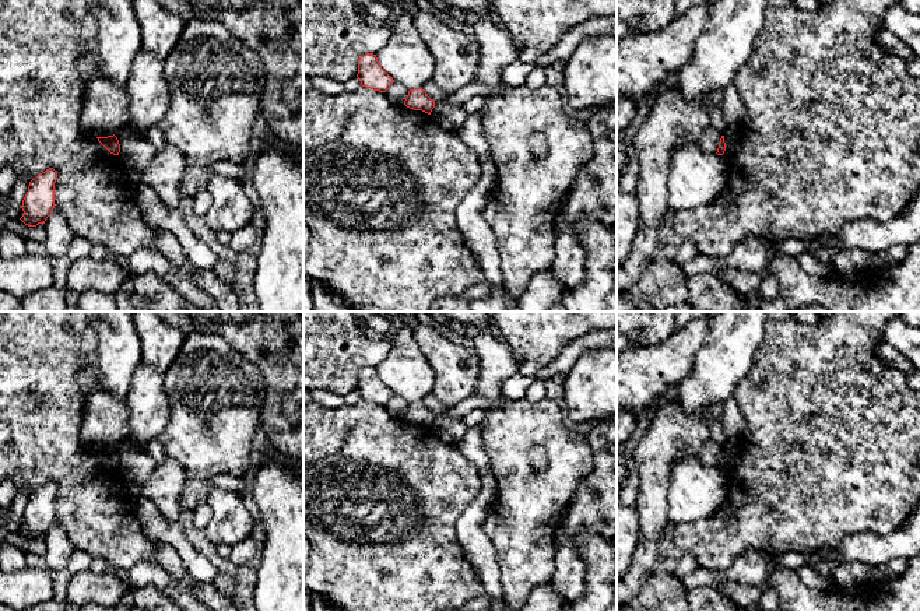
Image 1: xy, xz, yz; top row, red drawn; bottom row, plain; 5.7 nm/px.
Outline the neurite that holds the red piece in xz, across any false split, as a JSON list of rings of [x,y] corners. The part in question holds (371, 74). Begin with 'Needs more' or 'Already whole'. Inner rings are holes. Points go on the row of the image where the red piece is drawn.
Already whole. [[[366,53],[359,57],[357,77],[362,87],[379,92],[386,92],[394,82],[393,77],[382,69],[376,55],[373,53]]]

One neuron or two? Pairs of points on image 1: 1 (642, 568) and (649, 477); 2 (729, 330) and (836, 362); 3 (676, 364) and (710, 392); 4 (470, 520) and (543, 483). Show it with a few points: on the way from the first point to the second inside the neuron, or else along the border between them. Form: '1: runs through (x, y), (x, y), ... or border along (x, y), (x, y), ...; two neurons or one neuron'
1: runs through (648, 545), (650, 499); one neuron
2: border along (765, 326), (762, 343), (748, 371); two neurons
3: border along (702, 344), (695, 357), (692, 371), (676, 387); two neurons
4: border along (495, 478), (497, 497), (483, 526), (491, 543); two neurons

